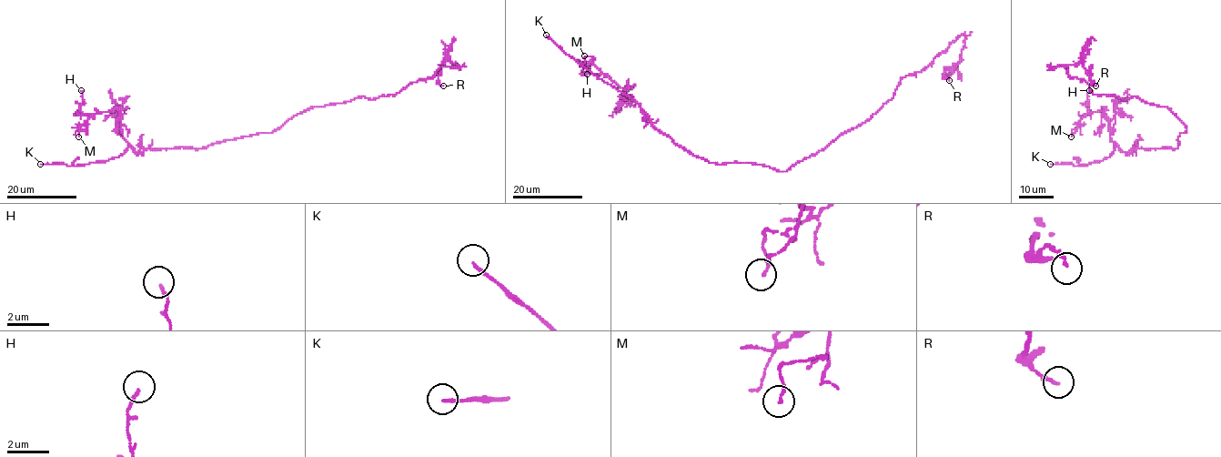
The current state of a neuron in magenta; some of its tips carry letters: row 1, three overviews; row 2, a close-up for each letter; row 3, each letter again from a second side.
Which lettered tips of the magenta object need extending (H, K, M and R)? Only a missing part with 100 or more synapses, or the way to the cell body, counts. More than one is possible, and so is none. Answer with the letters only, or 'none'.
K

